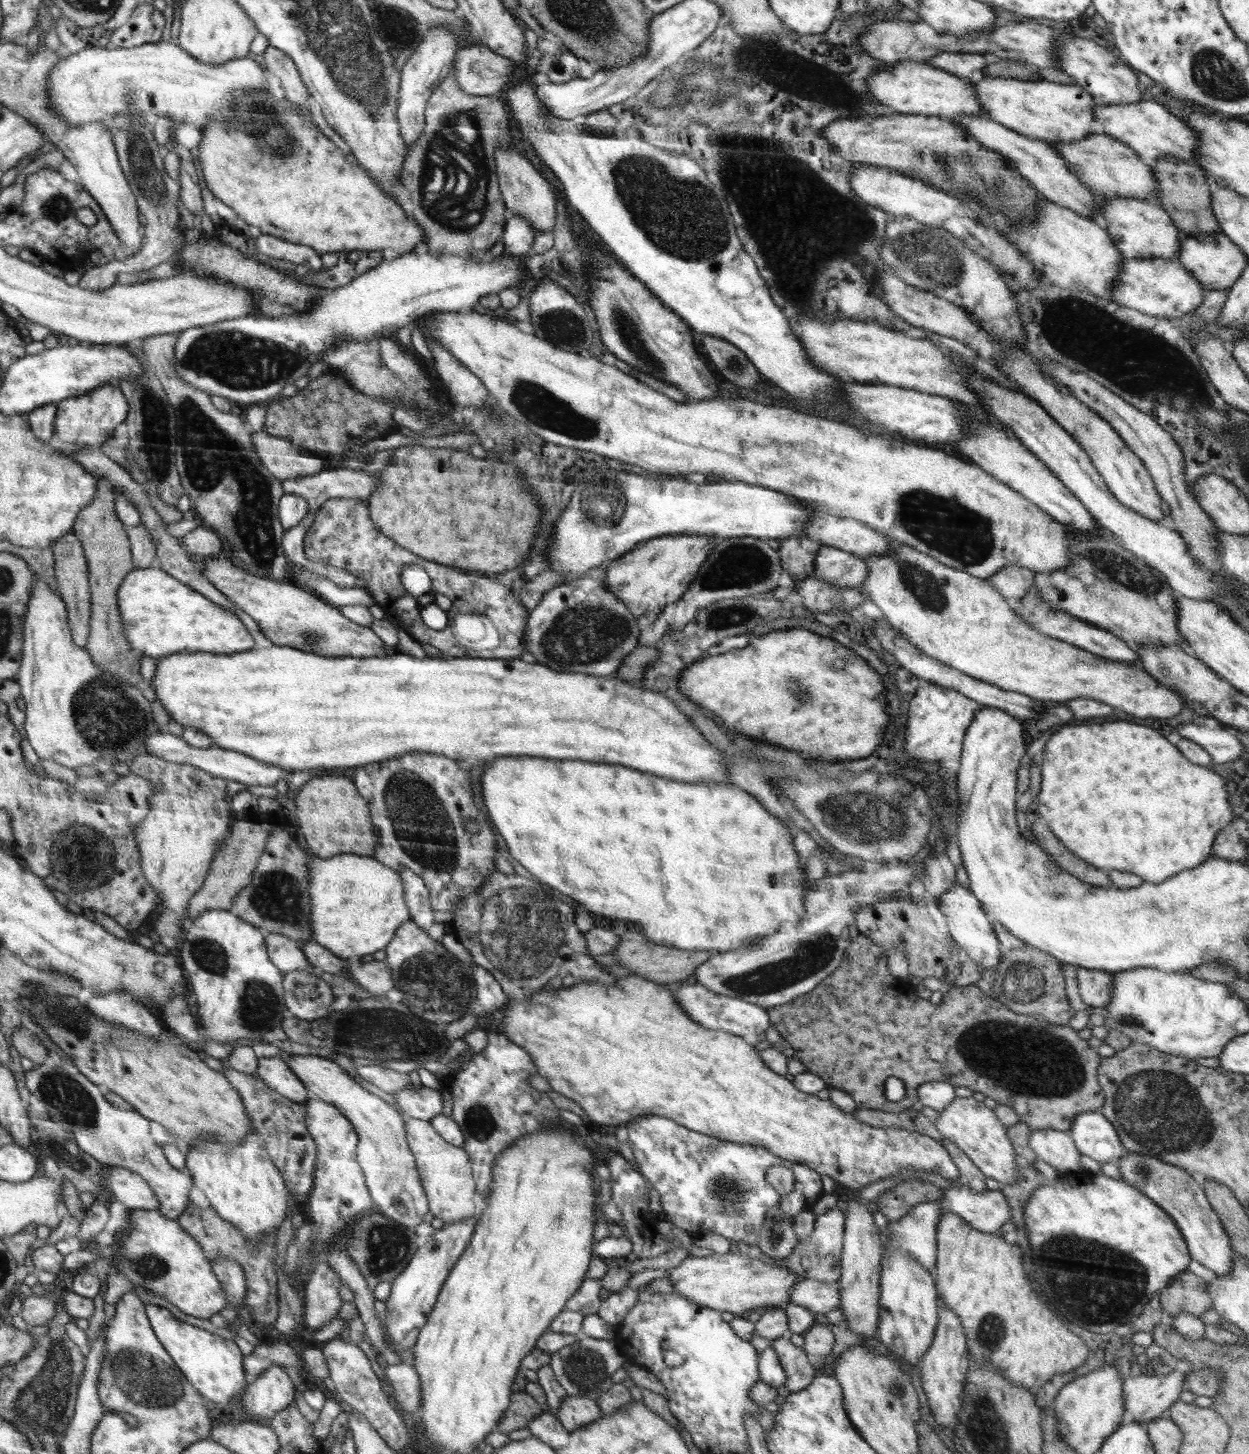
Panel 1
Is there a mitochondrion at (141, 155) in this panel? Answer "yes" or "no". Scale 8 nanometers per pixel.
yes

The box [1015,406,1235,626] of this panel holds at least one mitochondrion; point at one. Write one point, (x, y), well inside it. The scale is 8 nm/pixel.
(1124, 571)

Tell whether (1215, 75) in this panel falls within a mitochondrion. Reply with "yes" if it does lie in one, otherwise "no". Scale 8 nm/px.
yes

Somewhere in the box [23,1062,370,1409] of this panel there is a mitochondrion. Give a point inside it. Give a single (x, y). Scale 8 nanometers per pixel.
(68, 1100)

